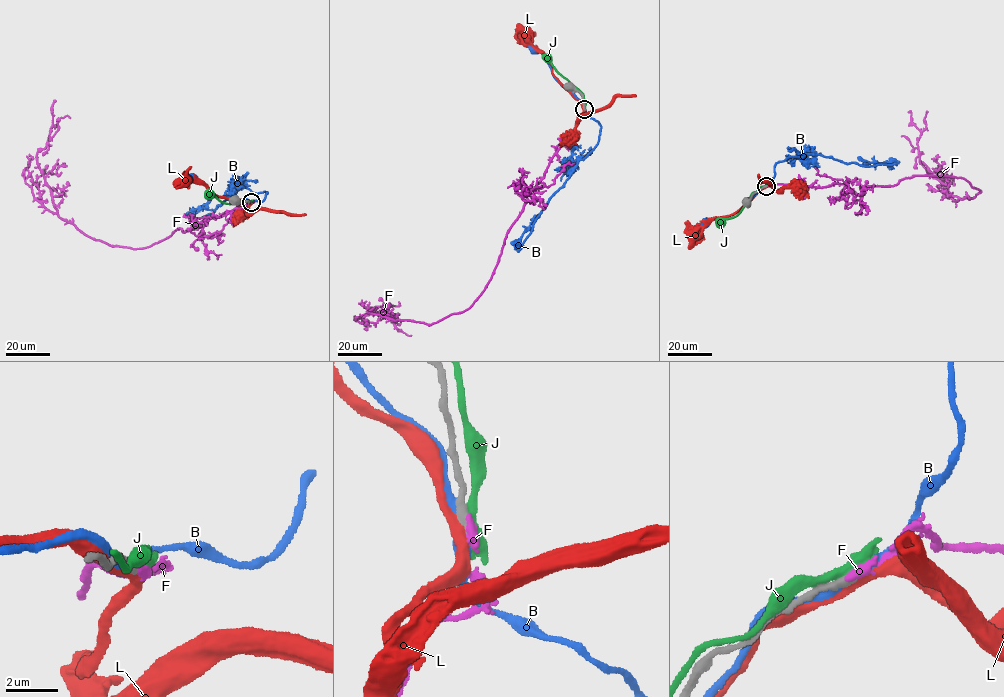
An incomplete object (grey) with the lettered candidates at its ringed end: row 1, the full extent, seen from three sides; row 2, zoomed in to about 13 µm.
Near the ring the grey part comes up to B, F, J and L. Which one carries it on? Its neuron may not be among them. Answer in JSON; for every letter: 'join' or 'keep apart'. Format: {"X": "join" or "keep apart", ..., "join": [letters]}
{"B": "keep apart", "F": "join", "J": "keep apart", "L": "keep apart", "join": ["F"]}

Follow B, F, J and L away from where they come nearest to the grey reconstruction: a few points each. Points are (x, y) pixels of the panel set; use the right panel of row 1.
B: (765, 187), (728, 216), (705, 222)
F: (766, 186), (890, 186), (947, 175), (978, 189), (973, 199), (952, 195), (921, 164), (917, 139), (927, 112)
J: (765, 186), (753, 192), (735, 216), (720, 222)
L: (766, 186), (733, 214), (695, 227), (690, 232), (692, 234)

